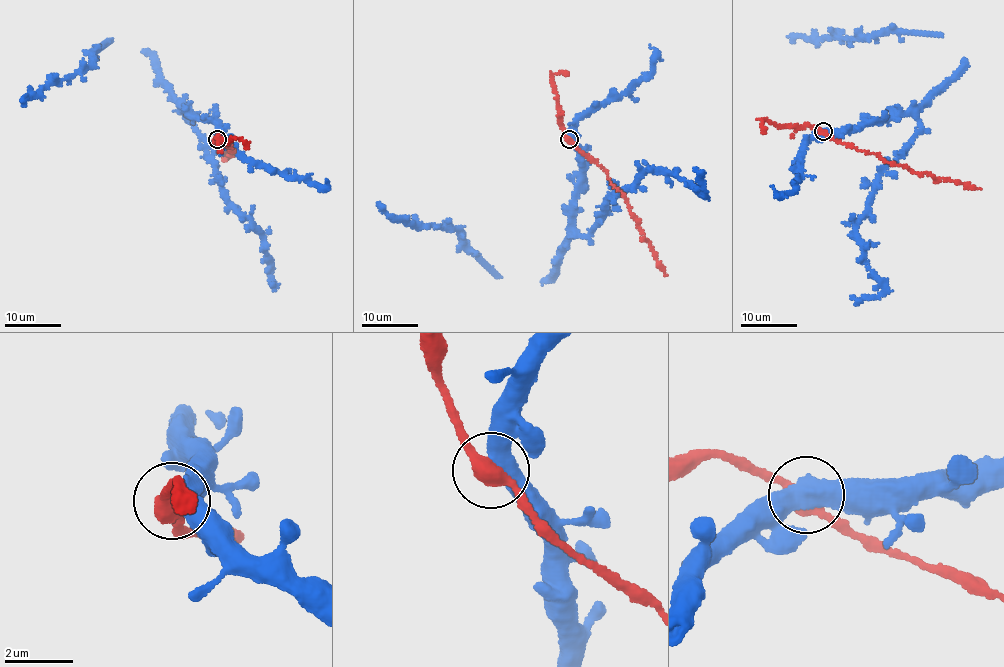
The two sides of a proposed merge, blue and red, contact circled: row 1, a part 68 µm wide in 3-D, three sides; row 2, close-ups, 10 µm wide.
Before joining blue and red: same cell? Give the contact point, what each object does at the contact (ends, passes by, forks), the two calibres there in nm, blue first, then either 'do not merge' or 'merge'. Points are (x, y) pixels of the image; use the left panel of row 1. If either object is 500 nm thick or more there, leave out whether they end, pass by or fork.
(217, 139) | blue passes by | red passes by | 480/440 nm | merge

